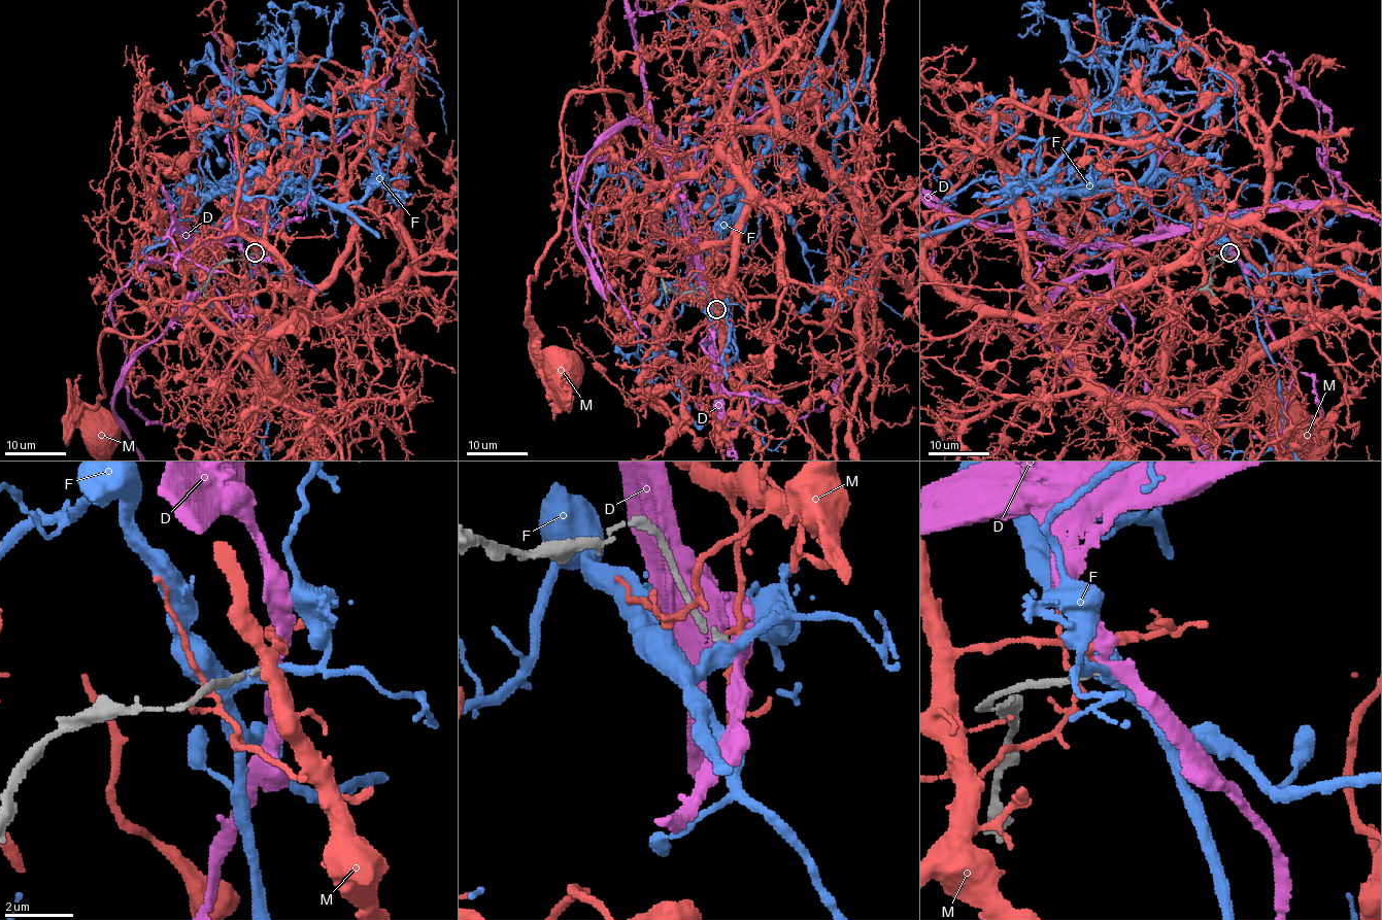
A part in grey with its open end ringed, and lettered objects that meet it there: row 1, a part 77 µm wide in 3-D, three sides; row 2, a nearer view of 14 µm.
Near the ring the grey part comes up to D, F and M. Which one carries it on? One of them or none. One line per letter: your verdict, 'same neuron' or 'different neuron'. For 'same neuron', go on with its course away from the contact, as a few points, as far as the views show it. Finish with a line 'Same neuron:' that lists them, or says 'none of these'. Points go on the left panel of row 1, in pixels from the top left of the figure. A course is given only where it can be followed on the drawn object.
D: same neuron
F: different neuron
M: different neuron
Same neuron: D

